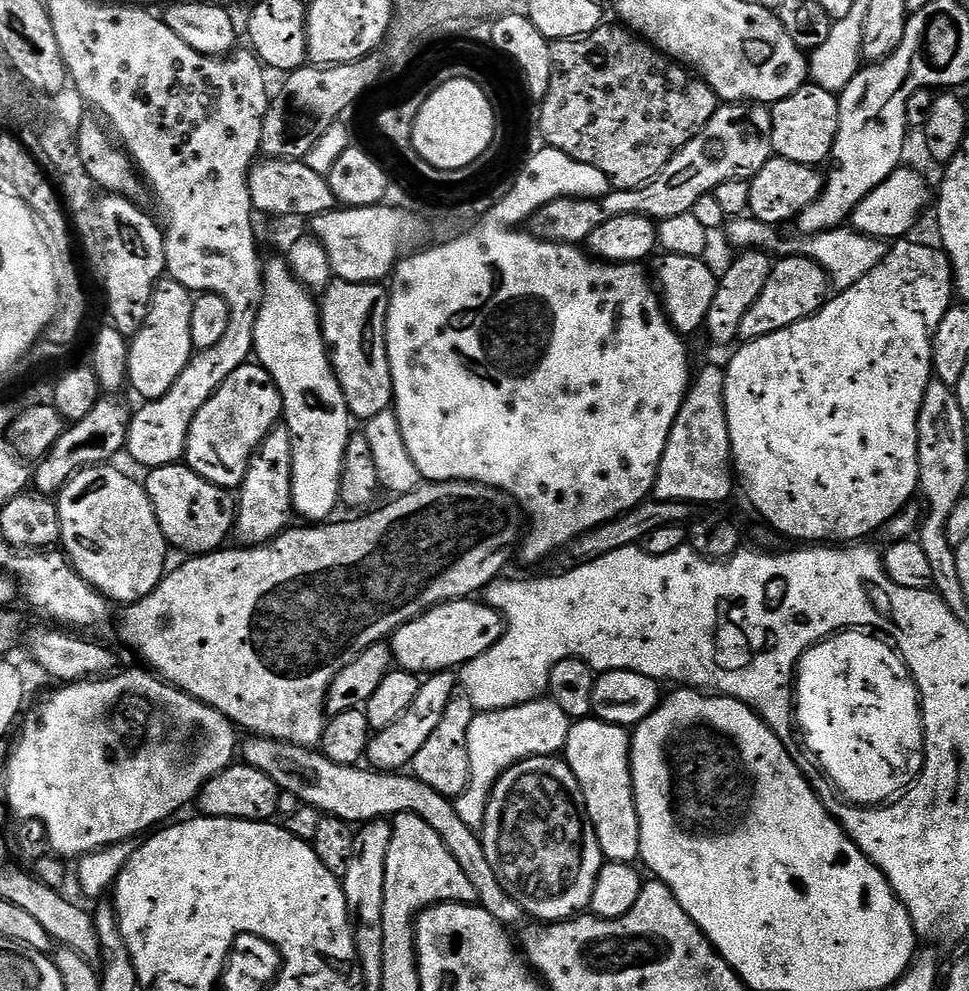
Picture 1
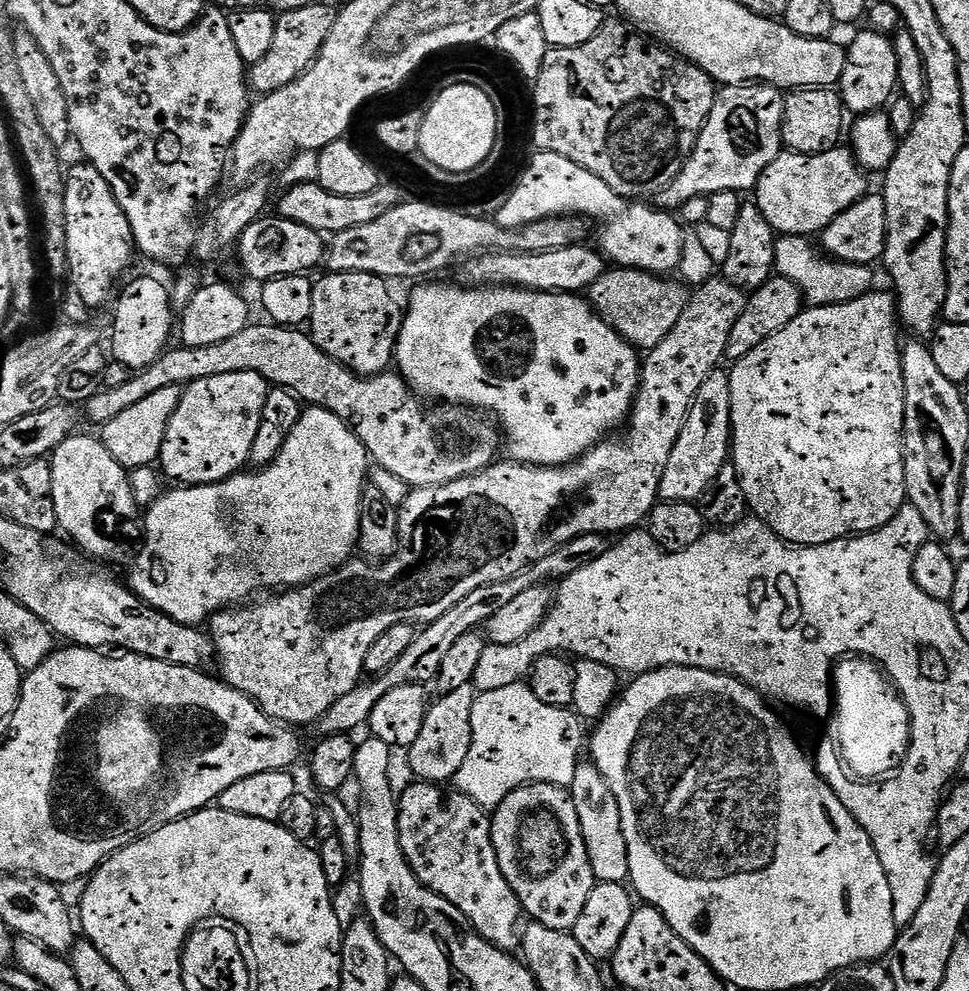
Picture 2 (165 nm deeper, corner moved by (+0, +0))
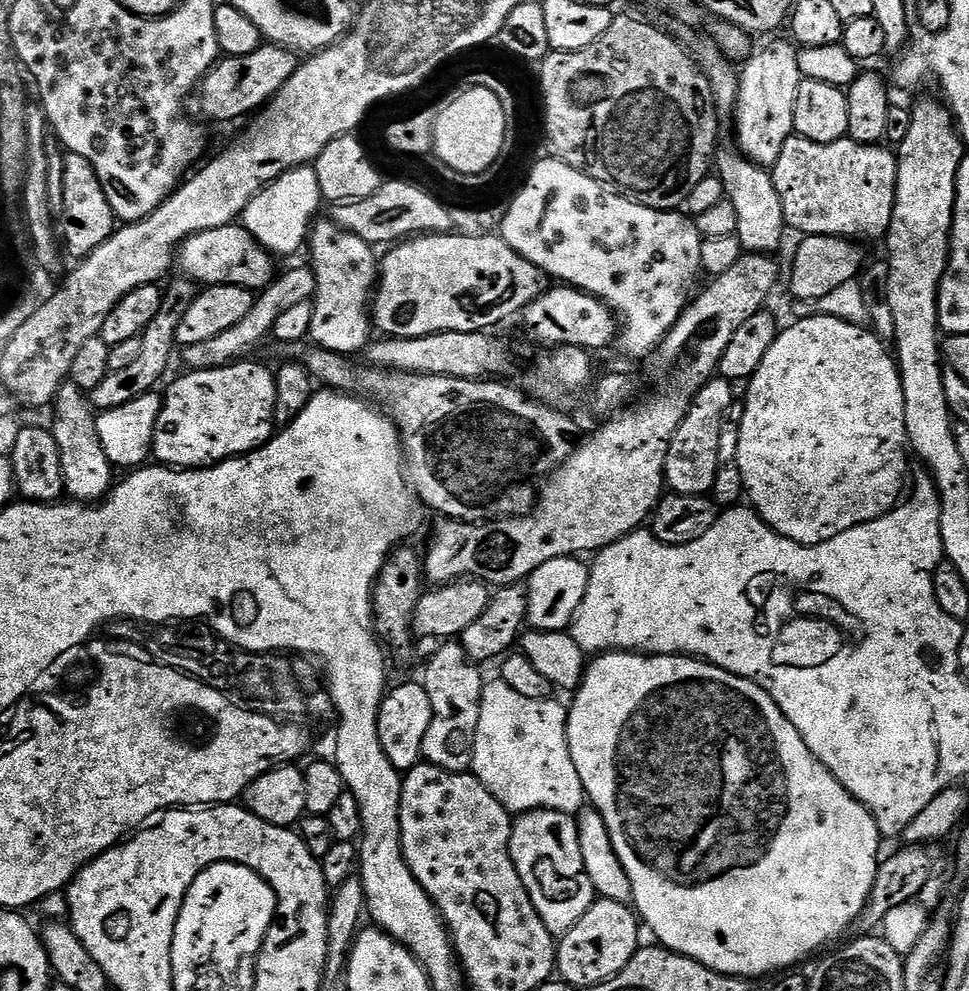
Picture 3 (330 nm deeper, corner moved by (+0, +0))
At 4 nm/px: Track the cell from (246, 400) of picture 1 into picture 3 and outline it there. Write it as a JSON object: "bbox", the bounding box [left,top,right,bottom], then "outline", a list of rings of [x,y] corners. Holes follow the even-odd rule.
{"bbox":[152,362,277,469],"outline":[[[233,362],[225,364],[221,368],[202,369],[200,371],[185,371],[185,376],[180,376],[168,388],[168,393],[163,393],[162,399],[164,405],[158,414],[158,426],[154,430],[154,442],[152,443],[152,456],[155,457],[161,465],[171,466],[178,469],[202,468],[214,464],[221,464],[224,460],[231,460],[233,456],[246,456],[249,452],[255,452],[256,449],[267,444],[274,435],[272,424],[277,423],[276,418],[276,378],[273,369],[263,368],[260,364],[244,364],[246,362]]]}

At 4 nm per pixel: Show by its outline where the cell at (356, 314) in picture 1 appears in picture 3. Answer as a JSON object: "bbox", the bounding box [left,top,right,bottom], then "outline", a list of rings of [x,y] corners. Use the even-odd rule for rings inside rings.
{"bbox":[306,218,378,357],"outline":[[[320,218],[313,223],[306,248],[312,251],[310,267],[316,275],[316,293],[308,331],[311,343],[347,357],[363,353],[374,336],[370,293],[378,284],[377,249],[342,230],[331,218]]]}

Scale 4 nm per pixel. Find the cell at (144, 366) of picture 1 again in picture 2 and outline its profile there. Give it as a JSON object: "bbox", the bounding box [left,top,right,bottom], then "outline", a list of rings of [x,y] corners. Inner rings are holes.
{"bbox":[110,276,174,370],"outline":[[[140,276],[126,284],[123,285],[124,297],[115,301],[116,321],[112,324],[110,356],[115,363],[141,370],[158,362],[169,347],[168,339],[174,336],[174,305],[169,285],[152,276]]]}

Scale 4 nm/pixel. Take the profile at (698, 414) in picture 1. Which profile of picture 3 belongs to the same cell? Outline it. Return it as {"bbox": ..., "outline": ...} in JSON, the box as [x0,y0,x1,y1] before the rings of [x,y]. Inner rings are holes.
{"bbox":[664,378,734,496],"outline":[[[723,378],[707,380],[692,398],[692,404],[684,415],[684,421],[678,426],[674,438],[668,443],[664,479],[667,487],[675,494],[690,494],[691,496],[708,496],[714,486],[714,474],[718,470],[718,434],[722,434],[722,414],[726,406],[730,406],[734,399],[733,381]]]}

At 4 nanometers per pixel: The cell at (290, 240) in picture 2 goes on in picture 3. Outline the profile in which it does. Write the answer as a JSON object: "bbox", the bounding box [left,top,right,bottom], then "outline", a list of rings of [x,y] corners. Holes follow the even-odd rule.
{"bbox":[178,222,277,290],"outline":[[[233,222],[186,238],[178,249],[178,268],[185,277],[200,286],[233,284],[249,290],[265,289],[277,275],[277,261],[267,252],[247,228]]]}

